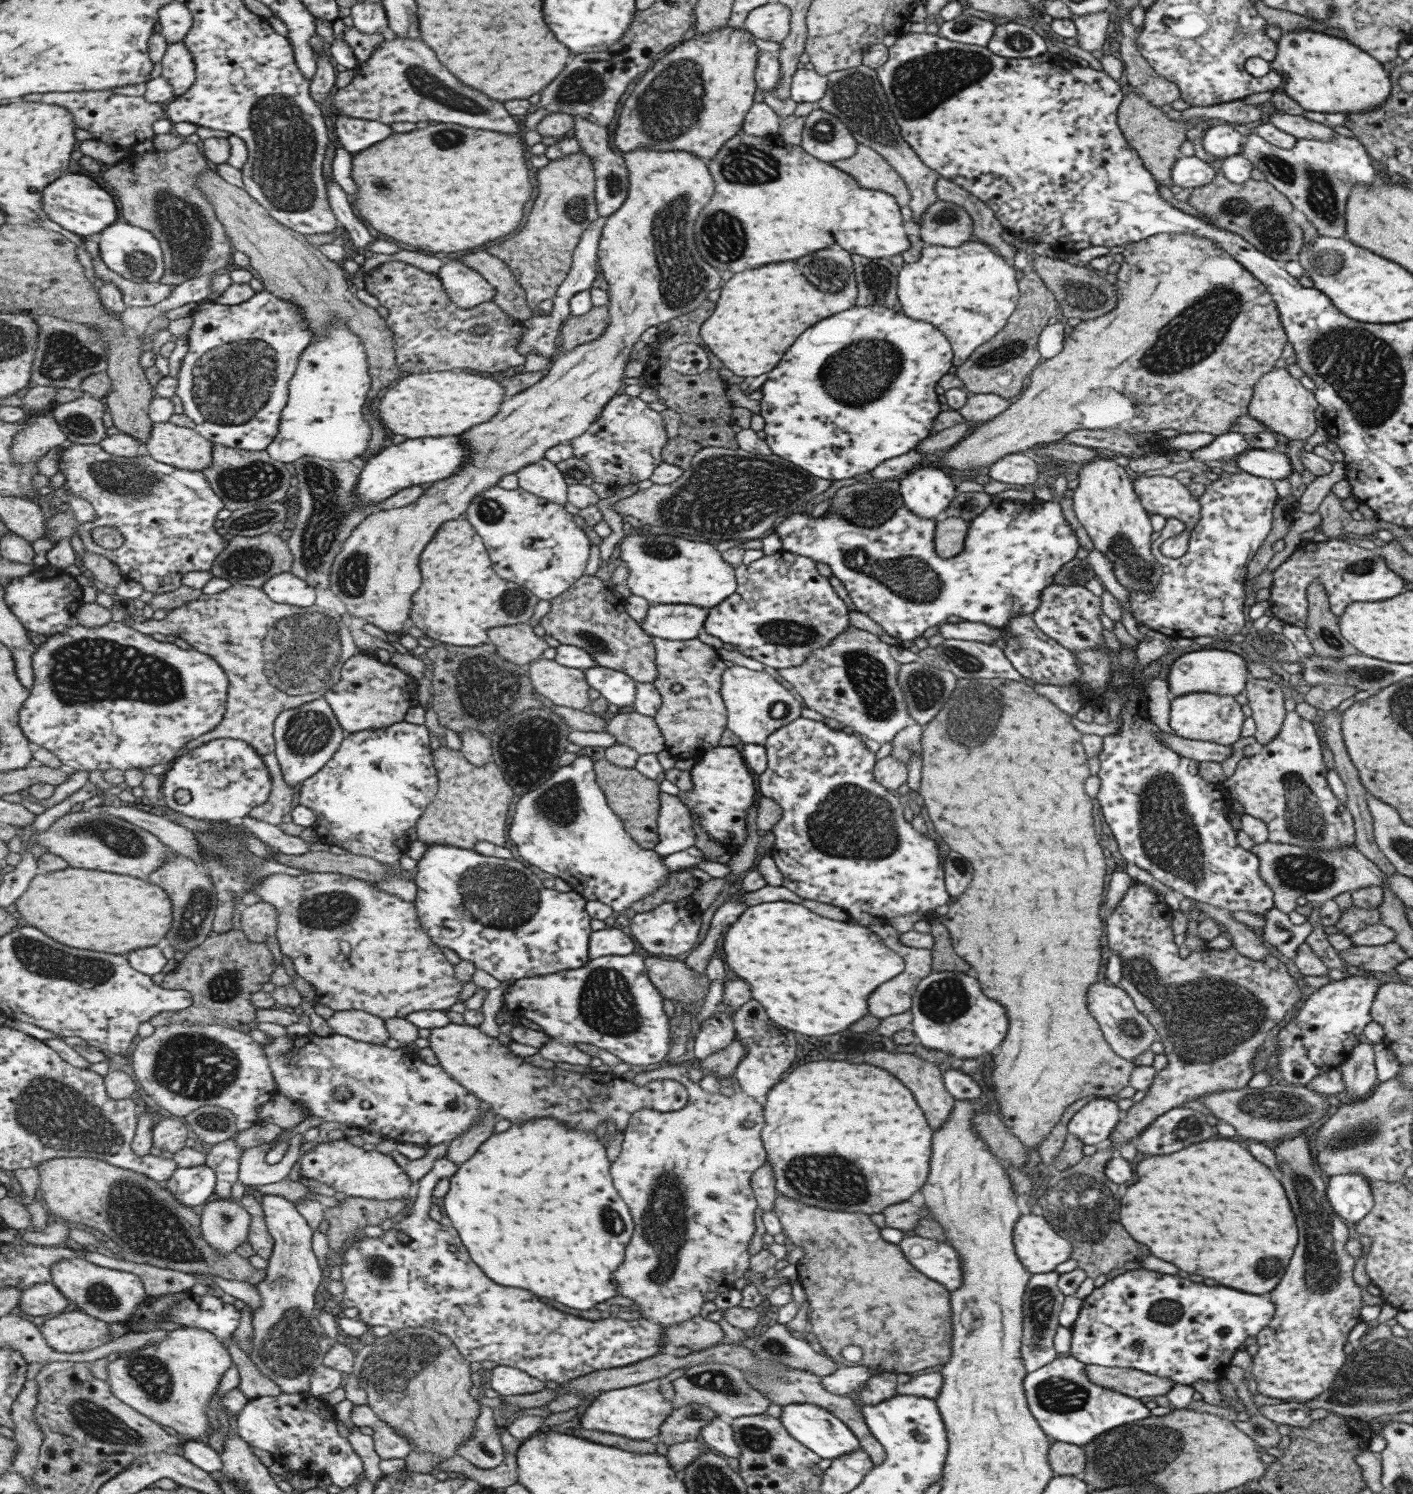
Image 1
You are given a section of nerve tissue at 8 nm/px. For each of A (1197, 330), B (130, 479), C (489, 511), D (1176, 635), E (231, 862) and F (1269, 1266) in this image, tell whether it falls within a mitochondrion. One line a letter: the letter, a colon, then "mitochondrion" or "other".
A: mitochondrion
B: mitochondrion
C: mitochondrion
D: other
E: mitochondrion
F: mitochondrion

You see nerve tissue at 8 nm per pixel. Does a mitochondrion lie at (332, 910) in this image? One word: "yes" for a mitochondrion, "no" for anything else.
yes

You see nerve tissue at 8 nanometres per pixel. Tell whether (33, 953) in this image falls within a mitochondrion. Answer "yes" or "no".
yes

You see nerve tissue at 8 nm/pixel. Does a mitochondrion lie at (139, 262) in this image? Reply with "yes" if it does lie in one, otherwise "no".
yes

